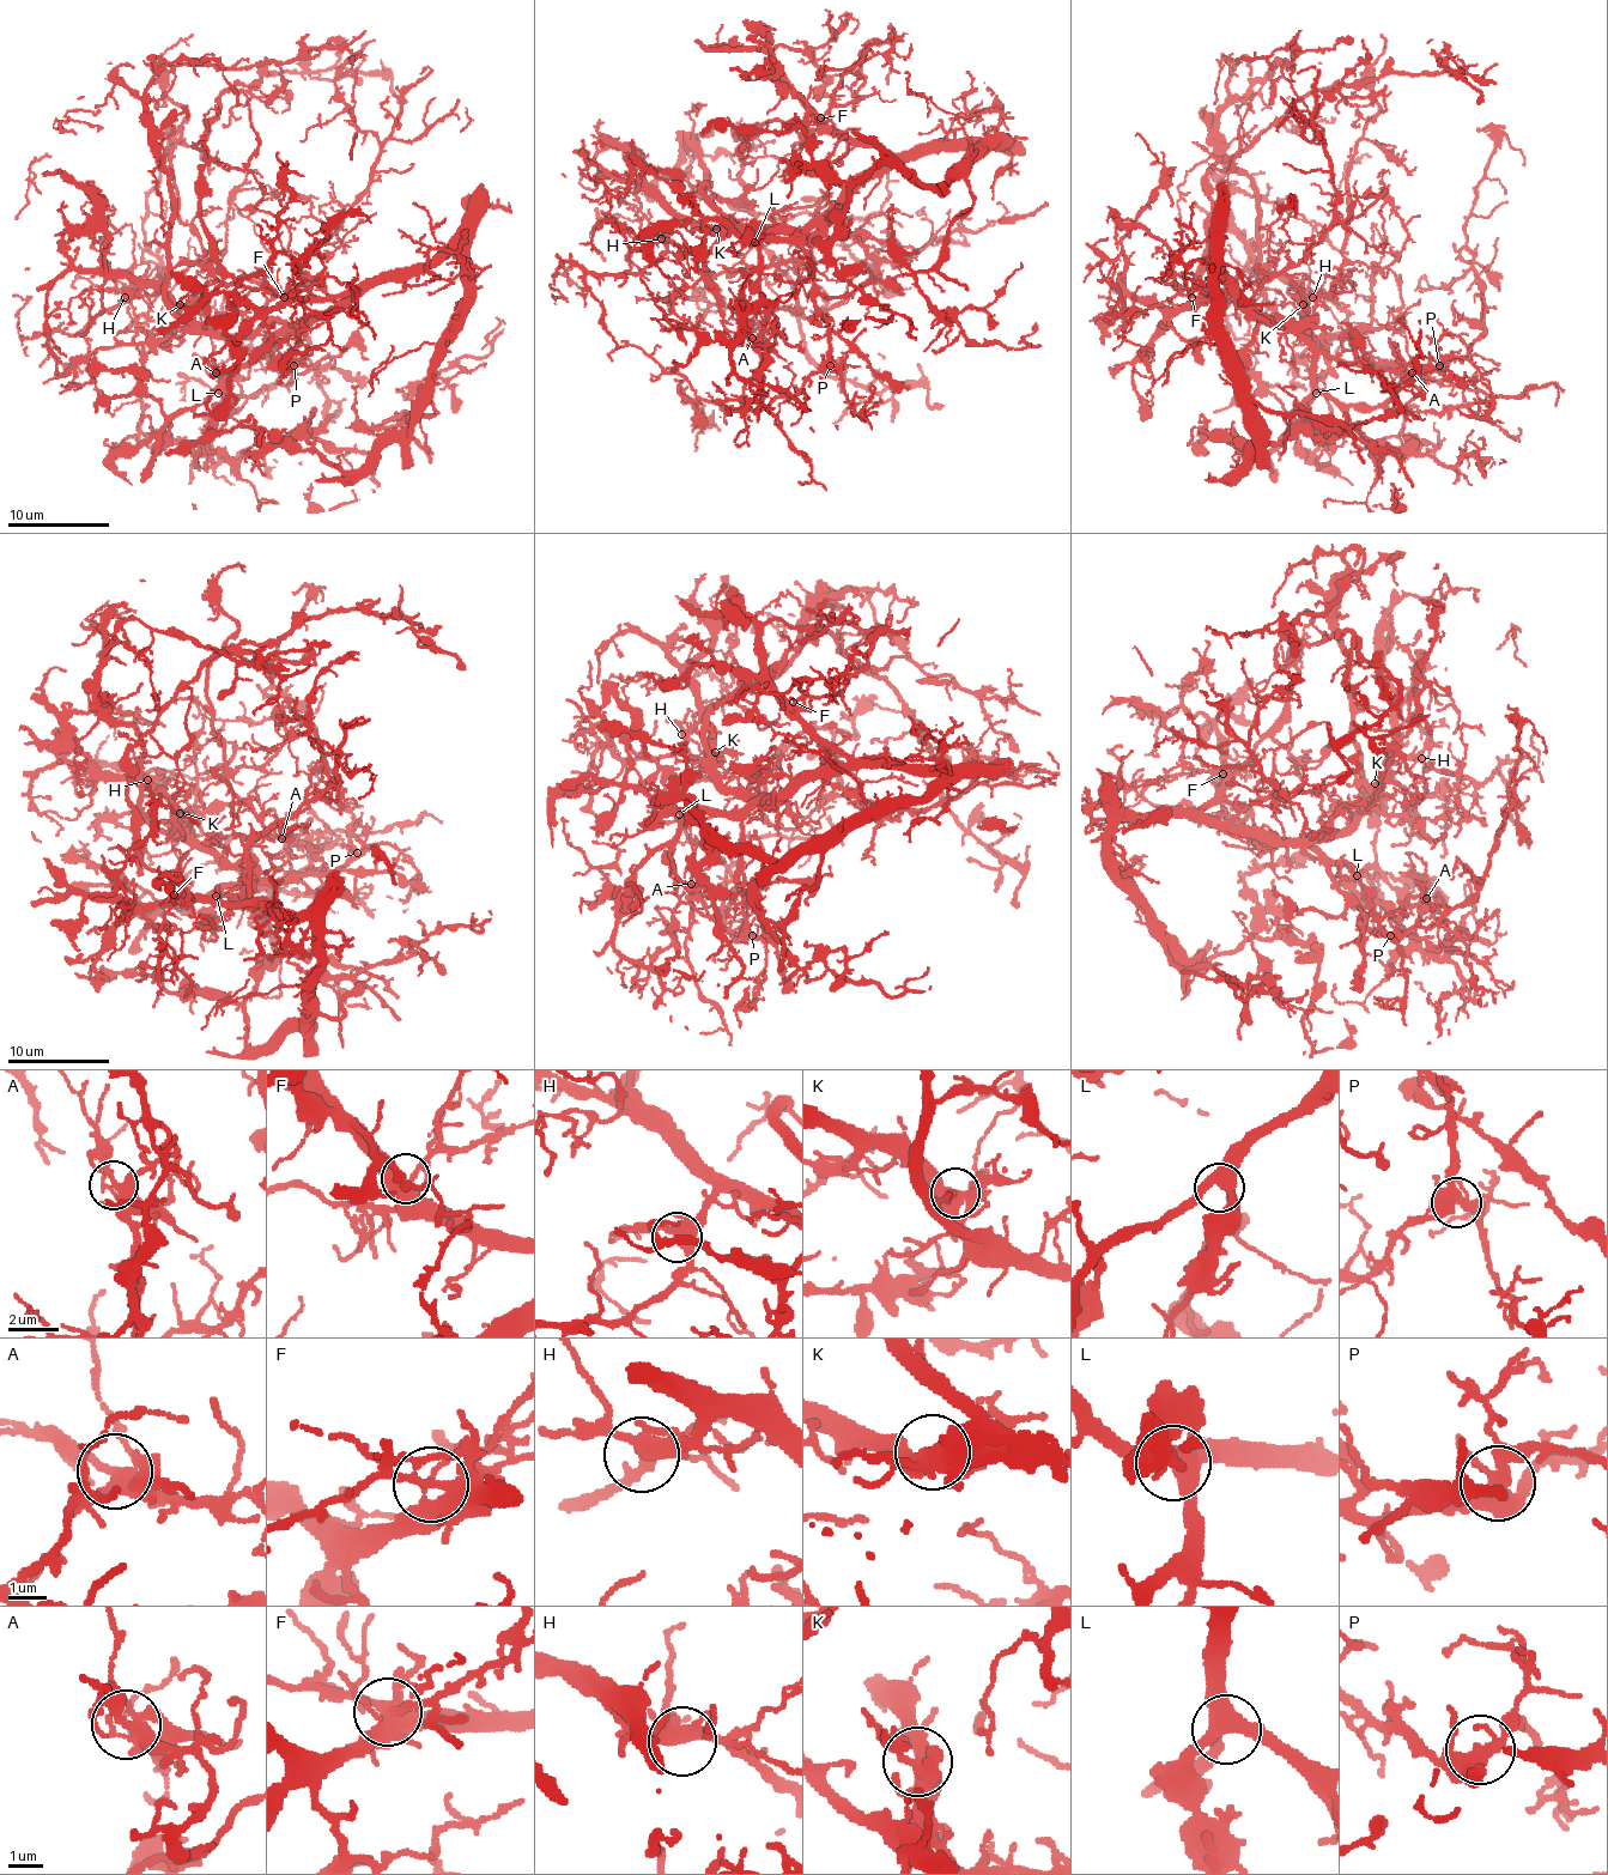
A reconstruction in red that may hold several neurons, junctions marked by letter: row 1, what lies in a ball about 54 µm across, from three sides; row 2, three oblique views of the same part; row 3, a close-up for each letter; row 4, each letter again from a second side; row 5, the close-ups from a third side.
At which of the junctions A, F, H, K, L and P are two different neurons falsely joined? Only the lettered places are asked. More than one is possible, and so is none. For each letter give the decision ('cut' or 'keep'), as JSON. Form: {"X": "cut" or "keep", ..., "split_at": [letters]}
{"A": "keep", "F": "keep", "H": "keep", "K": "keep", "L": "keep", "P": "keep", "split_at": []}

